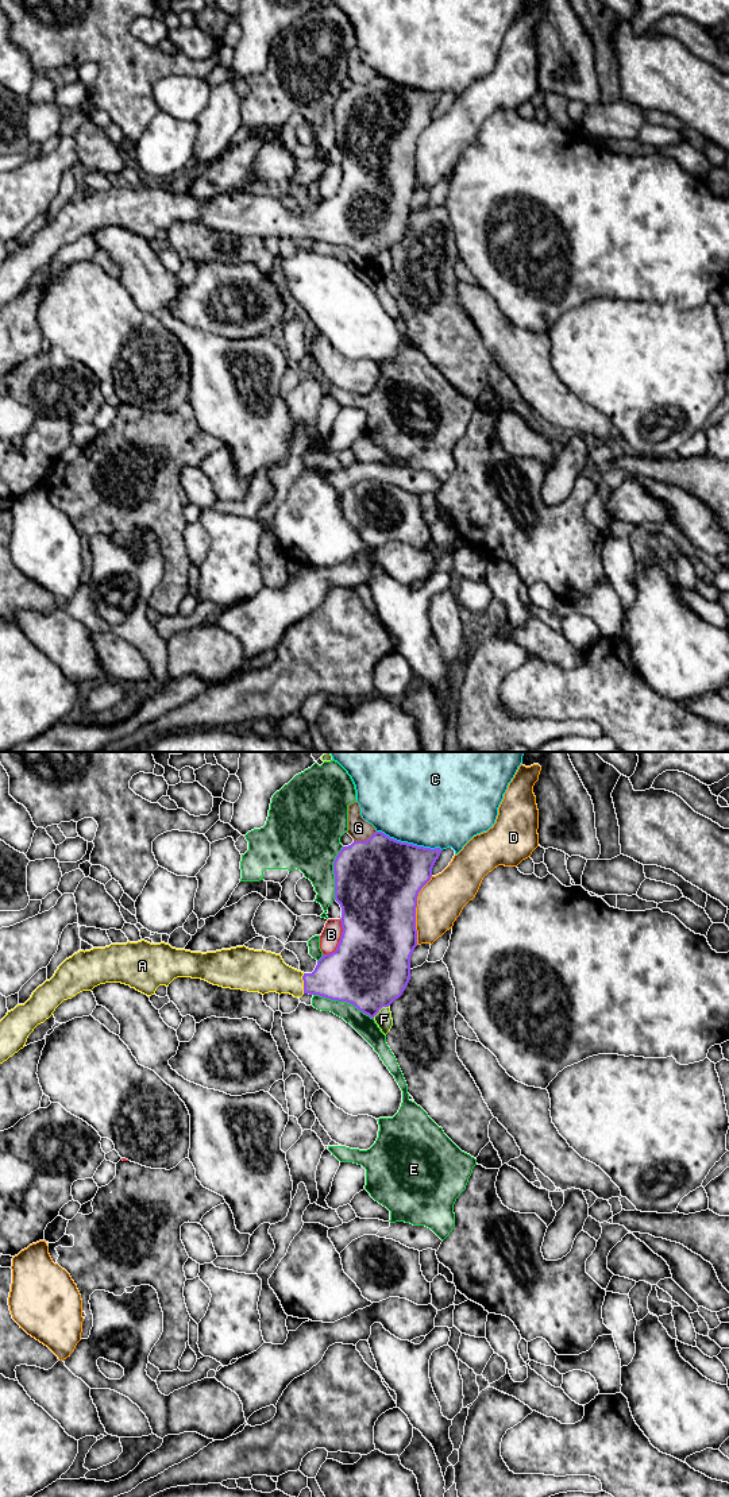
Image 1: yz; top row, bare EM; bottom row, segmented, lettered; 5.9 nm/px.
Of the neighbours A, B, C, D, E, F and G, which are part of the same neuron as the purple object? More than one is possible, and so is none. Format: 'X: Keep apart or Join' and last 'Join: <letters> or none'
A: Join
B: Keep apart
C: Keep apart
D: Keep apart
E: Keep apart
F: Keep apart
G: Keep apart
Join: A

